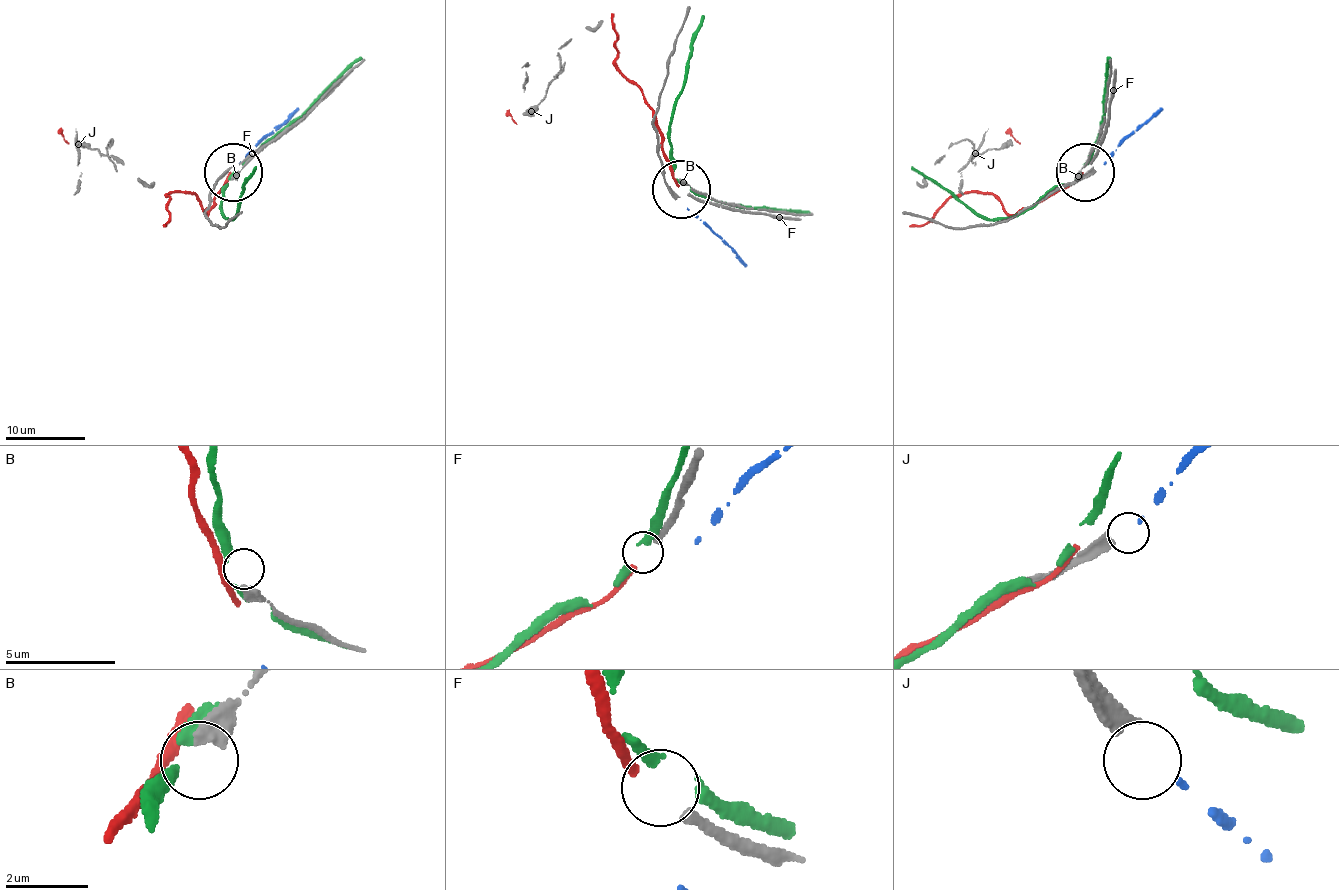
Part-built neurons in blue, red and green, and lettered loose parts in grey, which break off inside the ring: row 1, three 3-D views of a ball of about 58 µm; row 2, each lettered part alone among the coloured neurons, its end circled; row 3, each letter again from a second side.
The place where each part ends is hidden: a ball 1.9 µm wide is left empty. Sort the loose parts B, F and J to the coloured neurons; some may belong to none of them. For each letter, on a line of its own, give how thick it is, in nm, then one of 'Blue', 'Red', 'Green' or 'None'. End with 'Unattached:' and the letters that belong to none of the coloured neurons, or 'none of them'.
B: Thickness 440 nm. None
F: Thickness 220 nm. Red
J: Thickness 360 nm. Blue
Unattached: B

